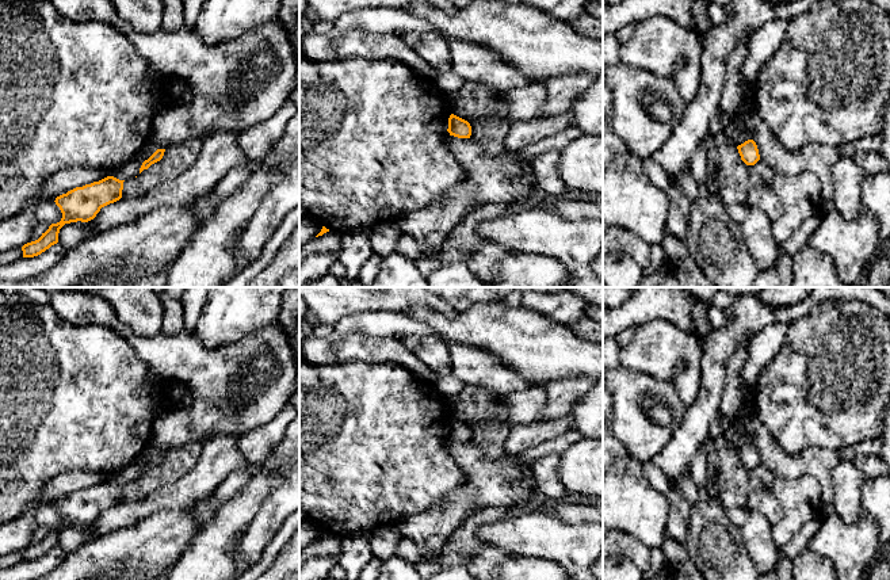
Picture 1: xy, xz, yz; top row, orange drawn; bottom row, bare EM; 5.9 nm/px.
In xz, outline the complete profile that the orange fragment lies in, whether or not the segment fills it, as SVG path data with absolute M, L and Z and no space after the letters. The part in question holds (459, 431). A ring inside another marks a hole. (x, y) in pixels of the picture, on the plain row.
M451 417L448 421L447 435L450 436L450 439L454 439L458 442L470 442L471 430L467 424Z

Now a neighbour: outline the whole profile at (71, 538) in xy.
M70 526L65 527L58 537L58 547L68 556L77 550L88 541L93 539L96 534L88 526Z

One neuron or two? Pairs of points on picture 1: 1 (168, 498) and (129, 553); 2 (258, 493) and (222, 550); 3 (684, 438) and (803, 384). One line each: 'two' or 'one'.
1: two
2: one
3: two

